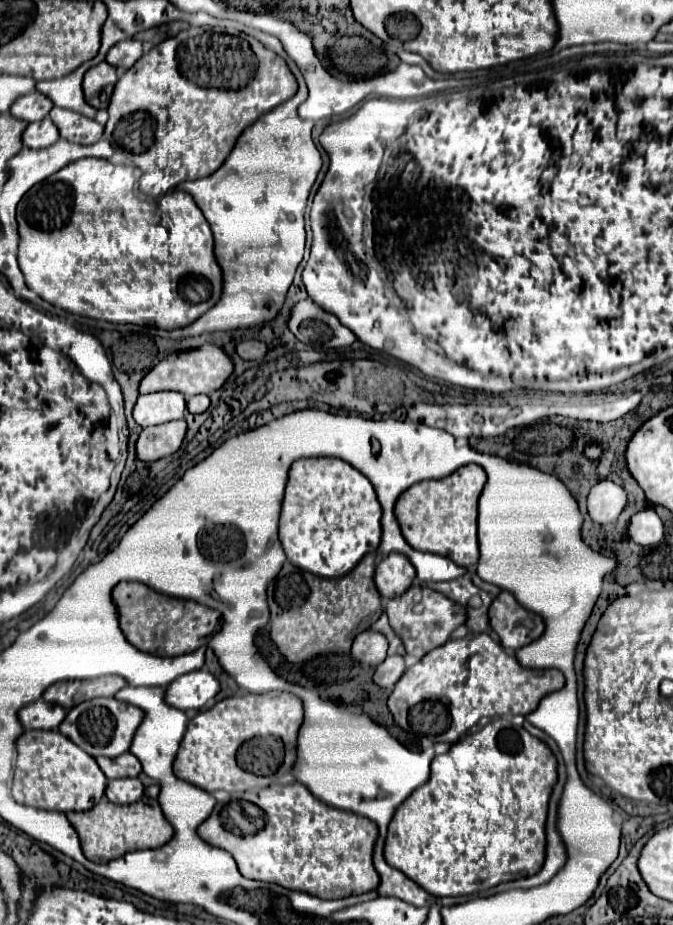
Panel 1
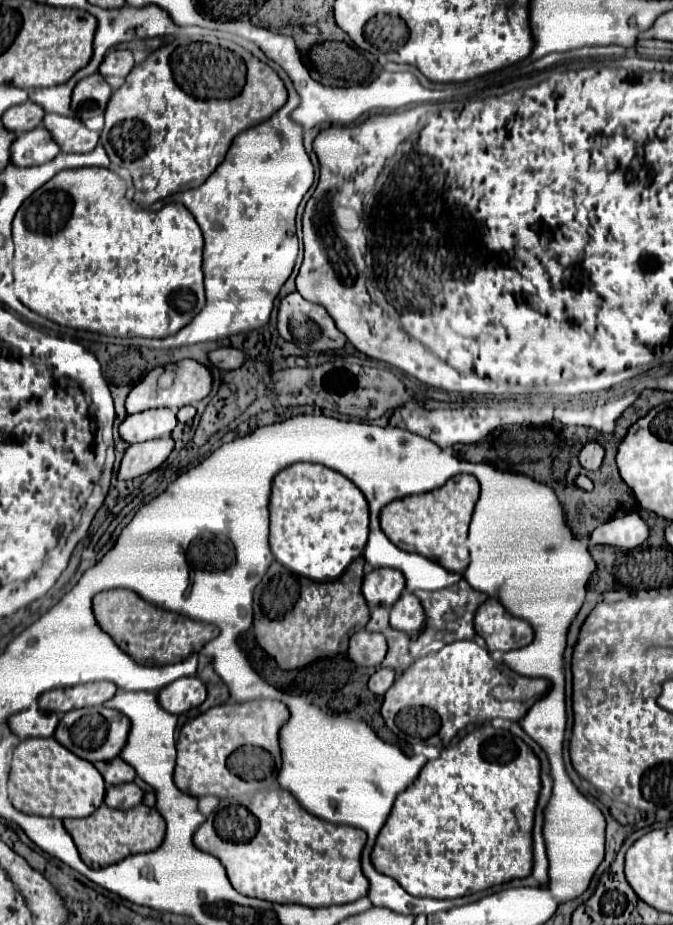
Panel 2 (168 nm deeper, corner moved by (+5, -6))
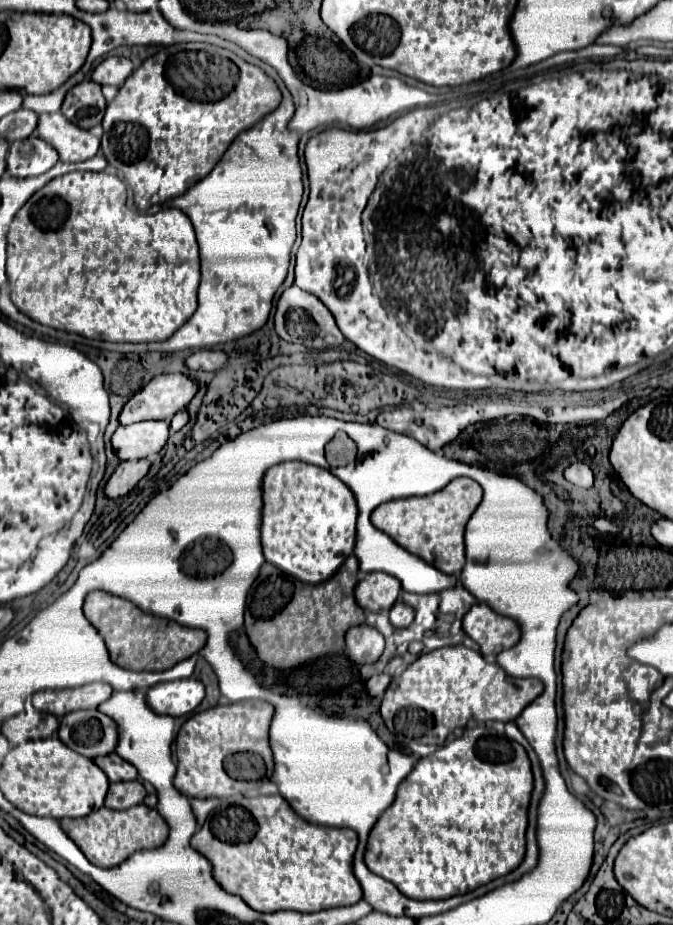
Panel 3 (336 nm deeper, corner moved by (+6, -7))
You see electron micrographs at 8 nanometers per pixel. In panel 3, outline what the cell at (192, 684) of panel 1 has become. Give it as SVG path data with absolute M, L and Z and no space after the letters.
M183 678L153 686L147 692L147 704L151 704L155 712L163 712L175 718L193 712L201 704L203 696L205 688L197 678Z

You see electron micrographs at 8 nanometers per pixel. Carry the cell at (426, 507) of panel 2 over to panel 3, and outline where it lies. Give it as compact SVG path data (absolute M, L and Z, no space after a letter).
M455 478L435 494L427 494L421 498L401 498L381 504L379 508L375 508L371 522L375 528L391 536L399 546L403 546L411 554L417 554L437 570L445 574L457 574L465 564L465 524L479 506L481 498L483 490L475 480Z

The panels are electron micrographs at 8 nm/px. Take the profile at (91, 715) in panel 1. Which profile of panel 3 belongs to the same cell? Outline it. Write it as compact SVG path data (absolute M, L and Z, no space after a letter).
M79 710L63 716L57 734L73 752L91 760L115 752L119 742L115 720L99 710Z

